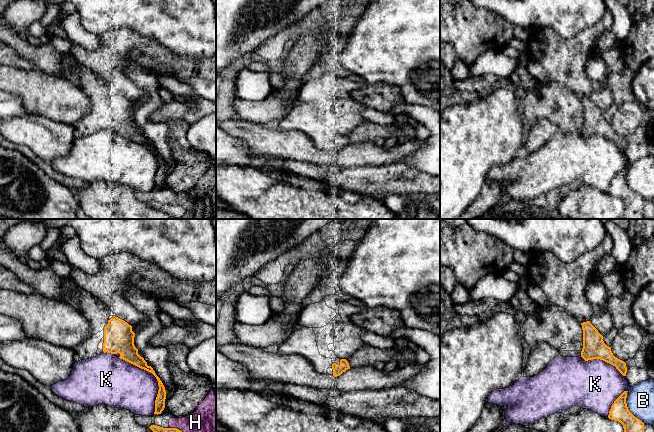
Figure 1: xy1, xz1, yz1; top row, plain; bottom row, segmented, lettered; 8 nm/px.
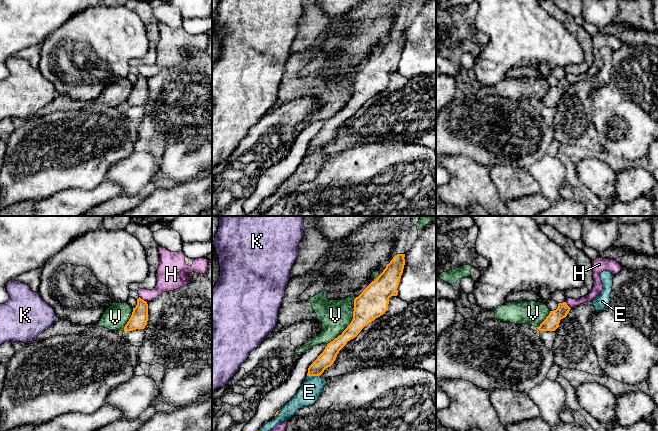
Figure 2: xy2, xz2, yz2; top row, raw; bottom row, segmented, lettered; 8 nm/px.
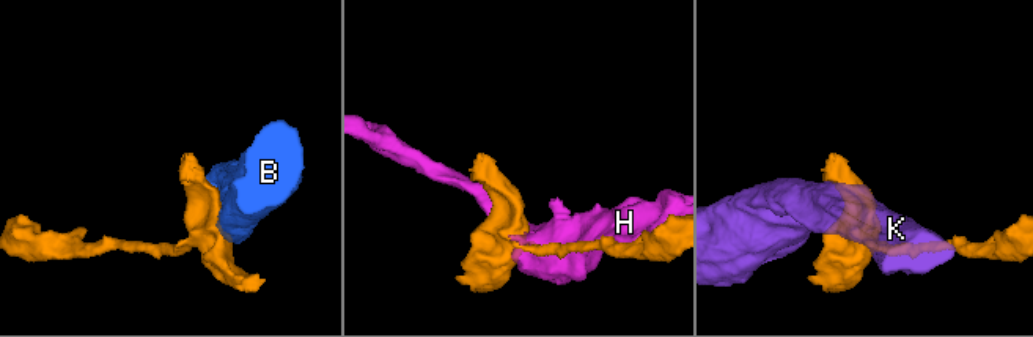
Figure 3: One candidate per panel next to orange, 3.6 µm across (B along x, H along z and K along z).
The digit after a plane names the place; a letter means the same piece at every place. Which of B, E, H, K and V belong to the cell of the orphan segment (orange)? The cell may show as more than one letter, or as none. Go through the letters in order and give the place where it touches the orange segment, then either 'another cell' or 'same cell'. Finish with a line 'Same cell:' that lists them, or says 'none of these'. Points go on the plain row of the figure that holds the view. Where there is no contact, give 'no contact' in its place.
B: contact yz1 (627, 184); another cell
E: contact xz2 (313, 151); another cell
H: contact xy2 (142, 75); another cell
K: contact xy1 (155, 152); another cell
V: contact xz2 (346, 104); another cell
Same cell: none of these

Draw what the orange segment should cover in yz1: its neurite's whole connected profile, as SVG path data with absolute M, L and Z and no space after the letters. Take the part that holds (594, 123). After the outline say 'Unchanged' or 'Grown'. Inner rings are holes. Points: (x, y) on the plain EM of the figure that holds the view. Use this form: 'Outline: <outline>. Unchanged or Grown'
Outline: M590 97L581 99L583 106L583 124L581 133L585 136L600 135L613 142L623 151L626 152L626 139L615 133L611 123L603 117L603 112L590 99Z. Unchanged

